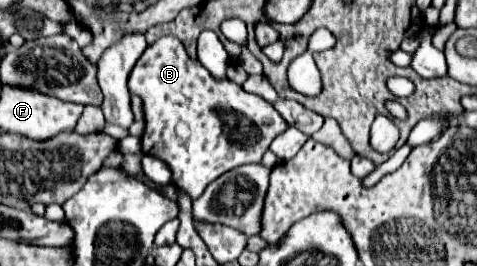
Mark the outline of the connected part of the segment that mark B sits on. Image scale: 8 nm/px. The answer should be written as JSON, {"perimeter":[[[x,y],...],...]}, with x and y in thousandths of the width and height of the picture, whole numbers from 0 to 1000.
{"perimeter":[[[338,139],[325,169],[304,184],[275,267],[270,342],[291,357],[304,402],[304,508],[296,523],[300,575],[346,605],[363,650],[358,688],[388,718],[400,748],[413,748],[430,703],[472,643],[518,613],[543,613],[568,530],[606,477],[577,402],[556,372],[509,342],[488,305],[447,297],[417,229],[405,229],[388,199],[384,162],[375,162],[367,139]]]}

